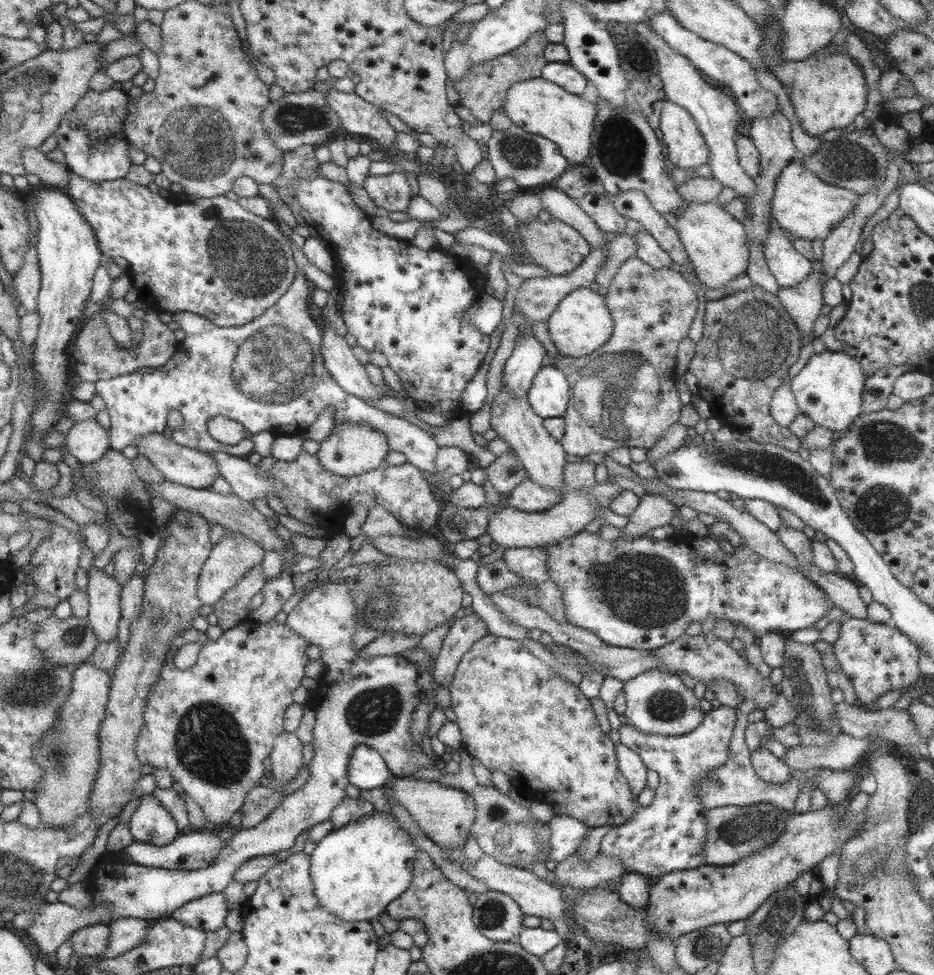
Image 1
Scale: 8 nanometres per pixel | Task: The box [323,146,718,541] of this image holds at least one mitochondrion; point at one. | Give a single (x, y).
(539, 241)

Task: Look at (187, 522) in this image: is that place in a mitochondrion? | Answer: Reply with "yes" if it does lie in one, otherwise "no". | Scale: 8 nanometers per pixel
yes

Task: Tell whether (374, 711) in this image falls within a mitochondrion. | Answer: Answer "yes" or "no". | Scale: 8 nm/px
yes

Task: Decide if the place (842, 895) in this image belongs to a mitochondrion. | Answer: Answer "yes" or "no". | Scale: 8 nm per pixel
no

